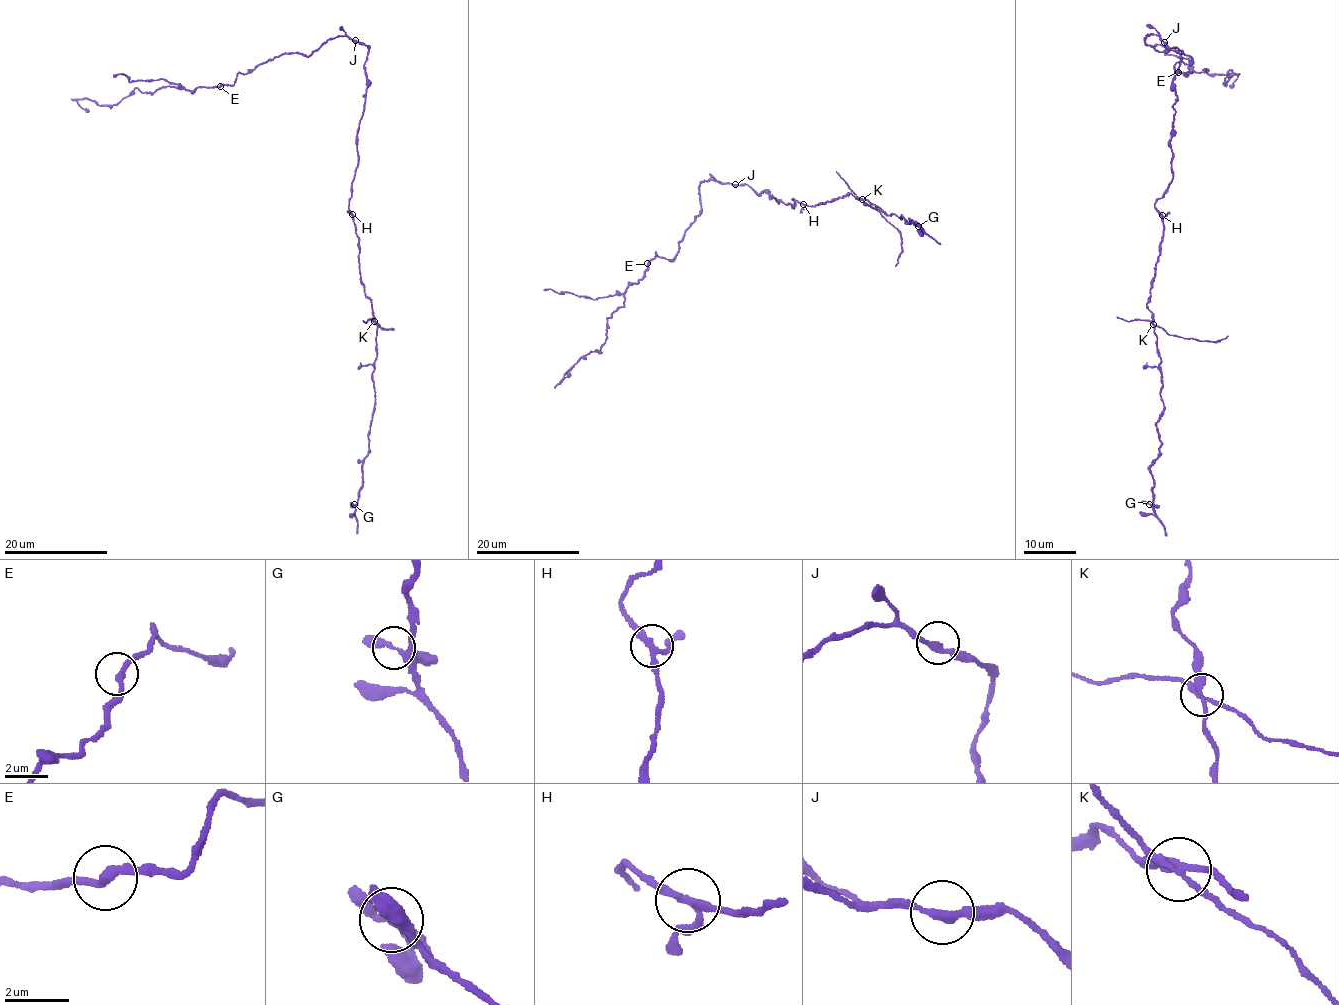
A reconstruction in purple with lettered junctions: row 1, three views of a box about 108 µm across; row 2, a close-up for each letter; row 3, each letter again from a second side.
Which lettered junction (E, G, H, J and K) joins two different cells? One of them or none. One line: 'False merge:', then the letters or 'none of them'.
False merge: K

